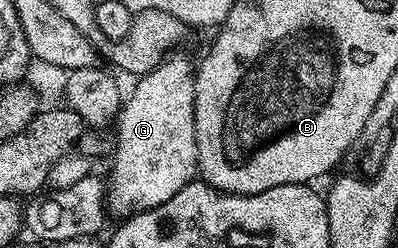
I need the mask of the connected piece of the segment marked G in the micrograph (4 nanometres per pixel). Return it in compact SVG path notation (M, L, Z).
M171 55L166 60L161 61L152 71L141 74L137 78L138 81L134 85L134 90L128 93L124 104L116 118L116 126L118 125L118 146L113 146L112 157L114 153L114 166L110 169L110 177L108 176L108 184L105 186L106 203L111 214L114 213L118 219L125 219L134 213L143 213L152 207L160 207L160 203L168 203L168 199L172 199L172 195L176 195L176 191L180 191L189 181L195 180L199 176L198 171L198 152L196 151L196 119L194 118L194 74L195 66L190 65L190 61L186 57L177 57Z

